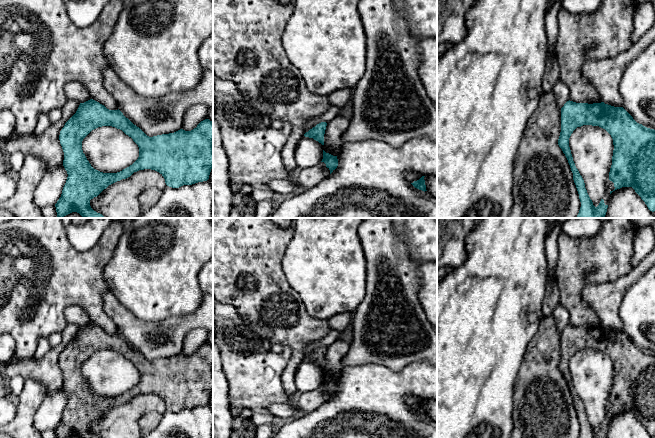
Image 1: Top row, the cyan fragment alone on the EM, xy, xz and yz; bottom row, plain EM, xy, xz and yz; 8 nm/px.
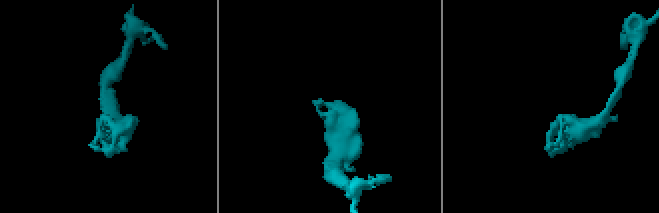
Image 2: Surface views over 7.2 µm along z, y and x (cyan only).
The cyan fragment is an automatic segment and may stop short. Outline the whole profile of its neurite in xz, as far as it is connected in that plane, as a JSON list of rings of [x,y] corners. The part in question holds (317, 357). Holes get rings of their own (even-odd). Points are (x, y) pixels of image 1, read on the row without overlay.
[[[321,346],[304,358],[305,361],[313,362],[324,369],[324,358],[327,347]]]

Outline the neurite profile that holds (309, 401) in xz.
[[[320,386],[316,390],[302,393],[297,405],[298,413],[295,418],[303,414],[310,413],[323,405],[330,398],[329,392],[324,386]]]

